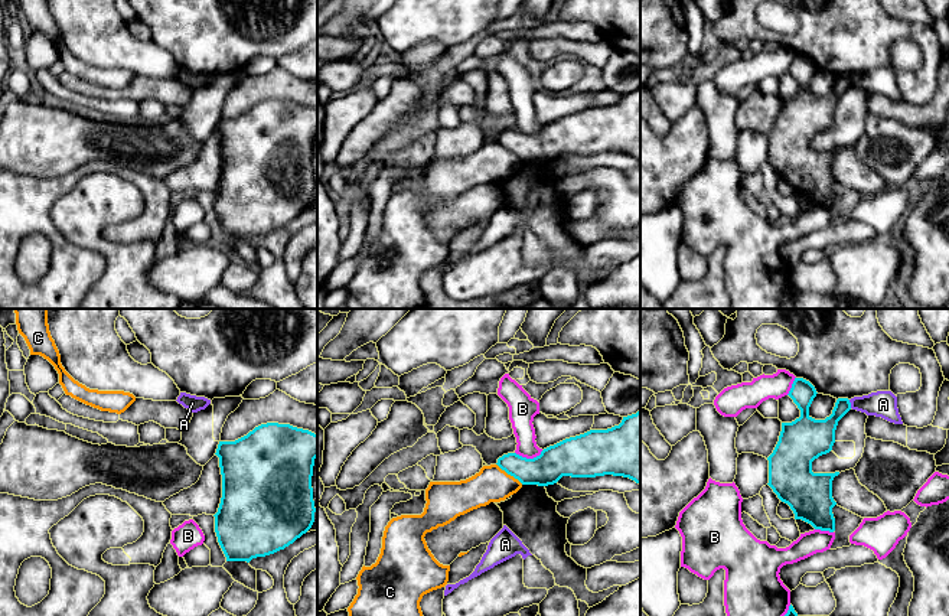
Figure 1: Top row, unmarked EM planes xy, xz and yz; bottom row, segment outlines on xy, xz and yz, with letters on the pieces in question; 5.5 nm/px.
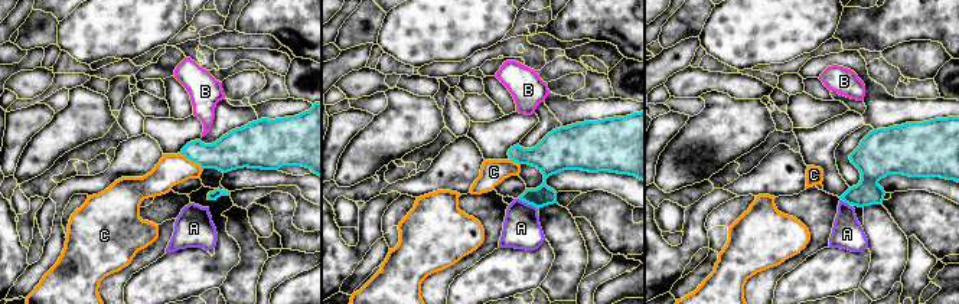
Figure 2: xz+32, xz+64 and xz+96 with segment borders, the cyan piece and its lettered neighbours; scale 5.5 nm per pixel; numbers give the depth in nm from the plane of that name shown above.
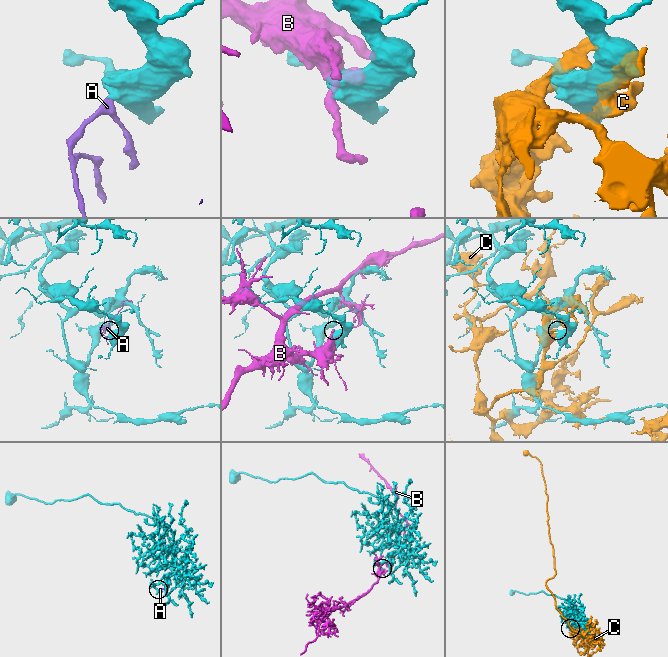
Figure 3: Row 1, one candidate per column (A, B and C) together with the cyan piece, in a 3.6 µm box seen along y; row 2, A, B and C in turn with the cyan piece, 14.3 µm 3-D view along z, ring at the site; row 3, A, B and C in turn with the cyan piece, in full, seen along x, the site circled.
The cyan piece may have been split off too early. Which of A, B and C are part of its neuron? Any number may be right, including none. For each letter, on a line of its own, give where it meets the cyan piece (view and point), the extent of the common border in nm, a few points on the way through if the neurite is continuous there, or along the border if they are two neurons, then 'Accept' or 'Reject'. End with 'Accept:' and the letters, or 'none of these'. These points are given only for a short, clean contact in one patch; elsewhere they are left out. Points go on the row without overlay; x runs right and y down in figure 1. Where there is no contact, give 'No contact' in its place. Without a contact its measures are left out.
A: Touches cyan at yz (850, 81). Shared border 50 nm. Boundary: yz (848, 77), (851, 84). Reject
B: Touches cyan at xz (528, 136). Shared border 160 nm. Reject
C: Touches cyan at xz (509, 150). Shared border 190 nm. Reject
Accept: none of these

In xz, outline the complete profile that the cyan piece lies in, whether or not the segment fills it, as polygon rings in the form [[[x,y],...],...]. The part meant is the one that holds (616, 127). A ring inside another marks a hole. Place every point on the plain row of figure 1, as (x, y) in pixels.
[[[640,87],[619,102],[590,107],[549,123],[534,136],[508,130],[496,140],[522,162],[548,163],[562,153],[623,153],[640,162]]]

